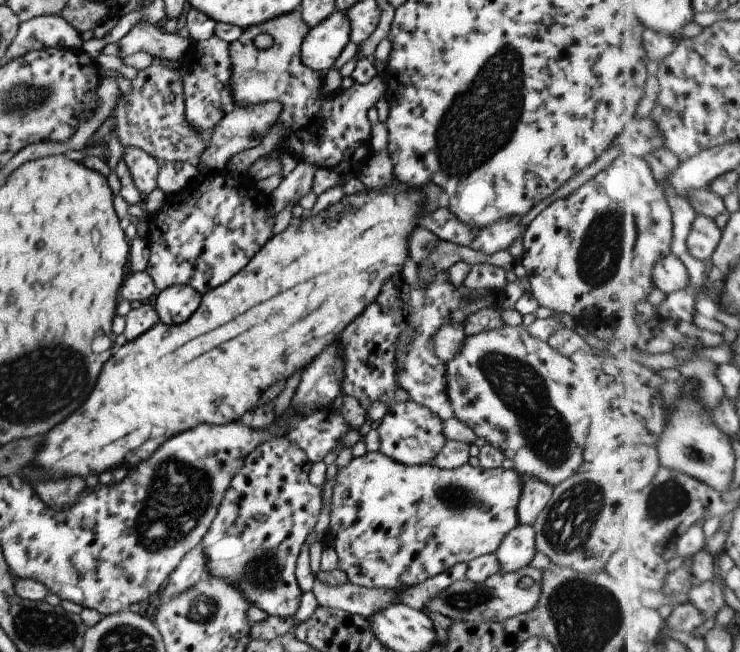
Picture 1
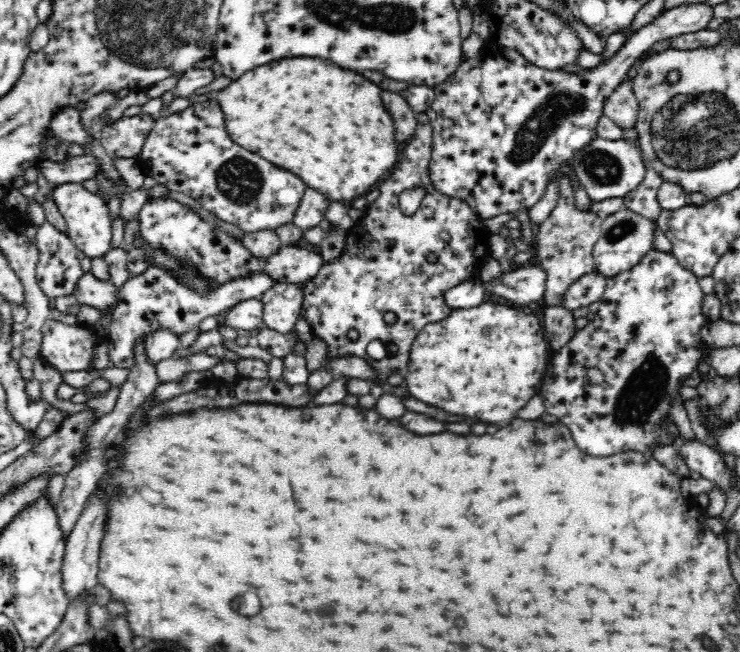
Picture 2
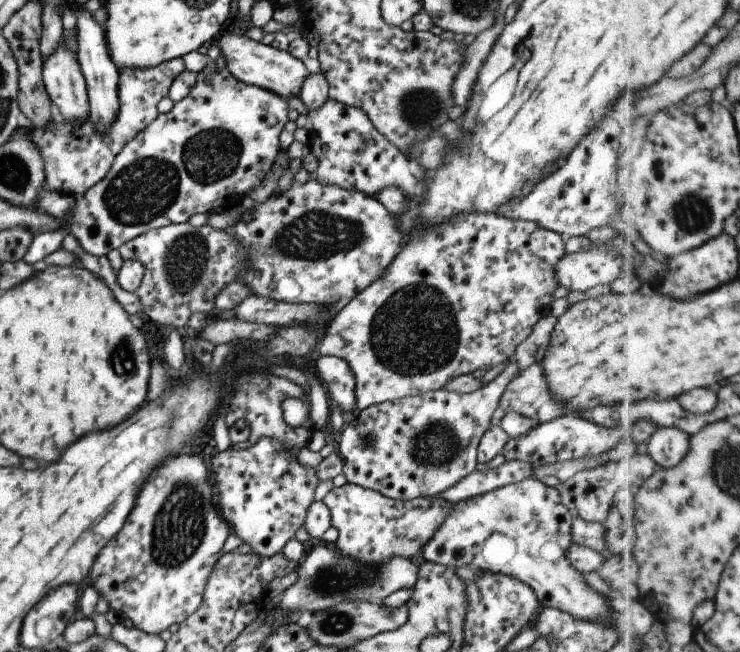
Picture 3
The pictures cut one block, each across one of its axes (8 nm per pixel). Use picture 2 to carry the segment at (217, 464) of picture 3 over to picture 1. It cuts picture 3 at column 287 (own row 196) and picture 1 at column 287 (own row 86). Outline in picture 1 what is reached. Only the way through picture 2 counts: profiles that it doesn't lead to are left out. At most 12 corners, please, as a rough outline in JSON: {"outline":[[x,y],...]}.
{"outline":[[285,434],[232,477],[200,542],[206,574],[293,618],[322,508]]}

